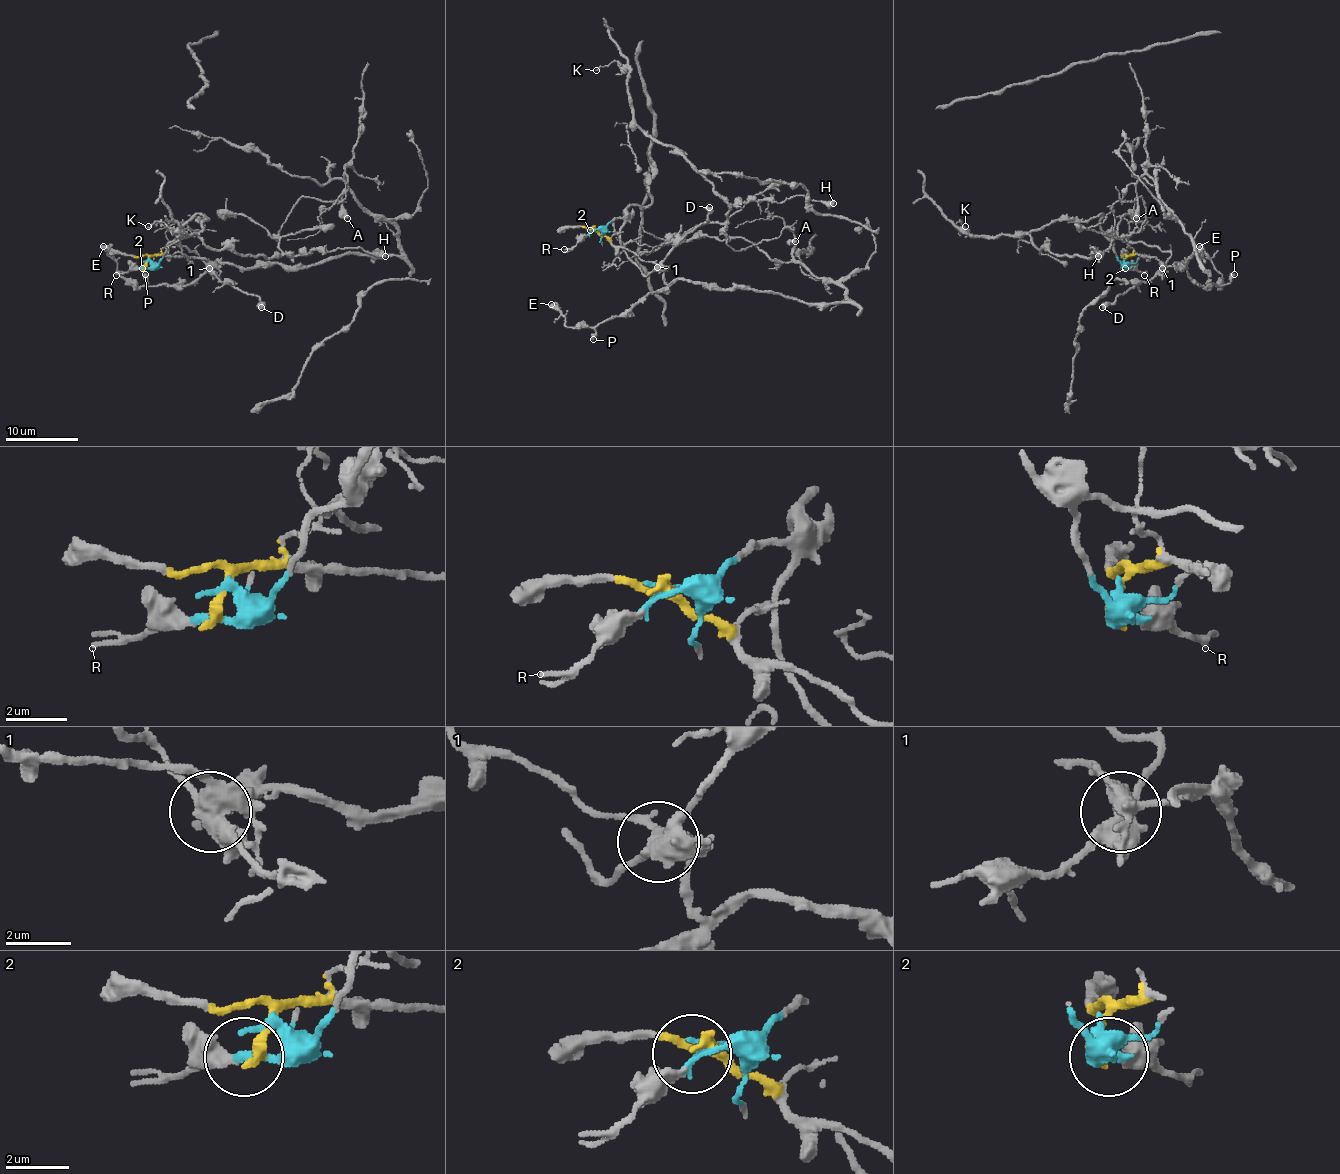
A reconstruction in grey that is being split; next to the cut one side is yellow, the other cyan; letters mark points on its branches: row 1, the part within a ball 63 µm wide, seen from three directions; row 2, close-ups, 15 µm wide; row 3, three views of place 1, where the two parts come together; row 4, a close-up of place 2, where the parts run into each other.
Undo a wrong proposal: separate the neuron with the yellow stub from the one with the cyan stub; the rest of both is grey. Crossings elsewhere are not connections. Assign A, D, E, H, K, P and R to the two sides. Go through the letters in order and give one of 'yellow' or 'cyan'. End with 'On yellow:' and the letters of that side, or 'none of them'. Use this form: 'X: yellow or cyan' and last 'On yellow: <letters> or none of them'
A: yellow
D: cyan
E: yellow
H: cyan
K: cyan
P: yellow
R: cyan
On yellow: A, E, P

